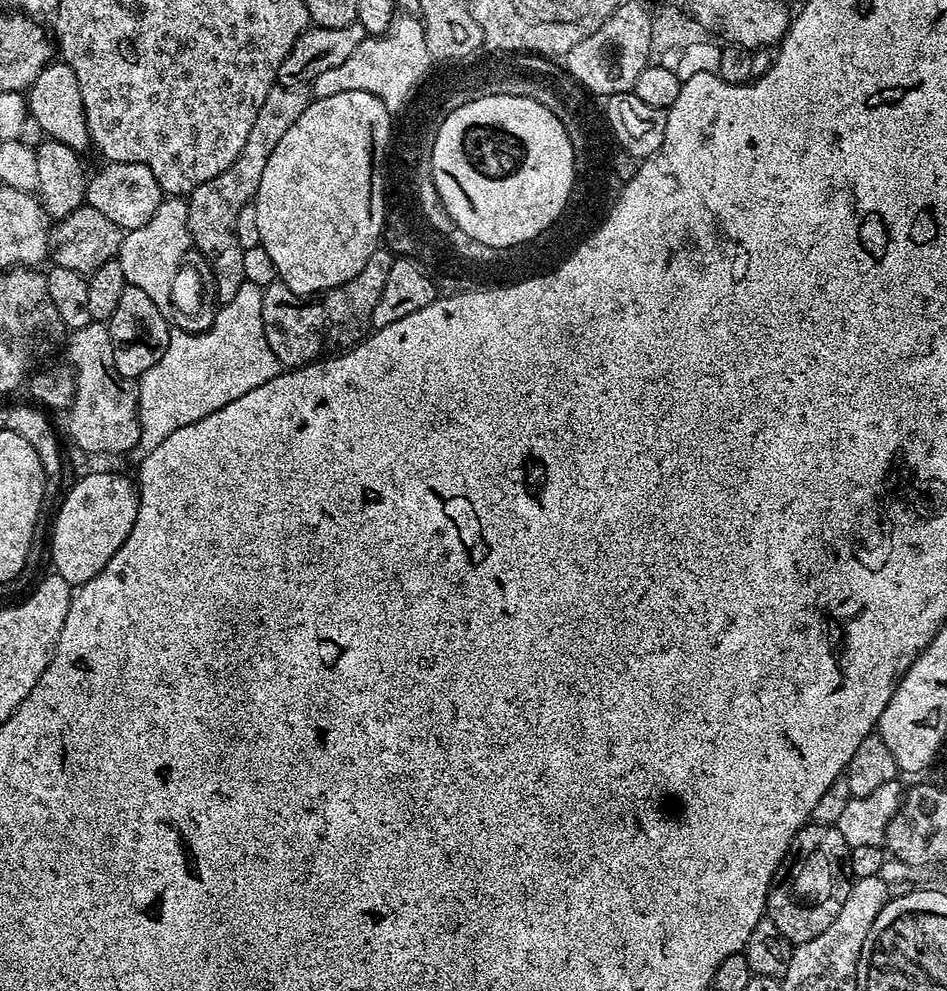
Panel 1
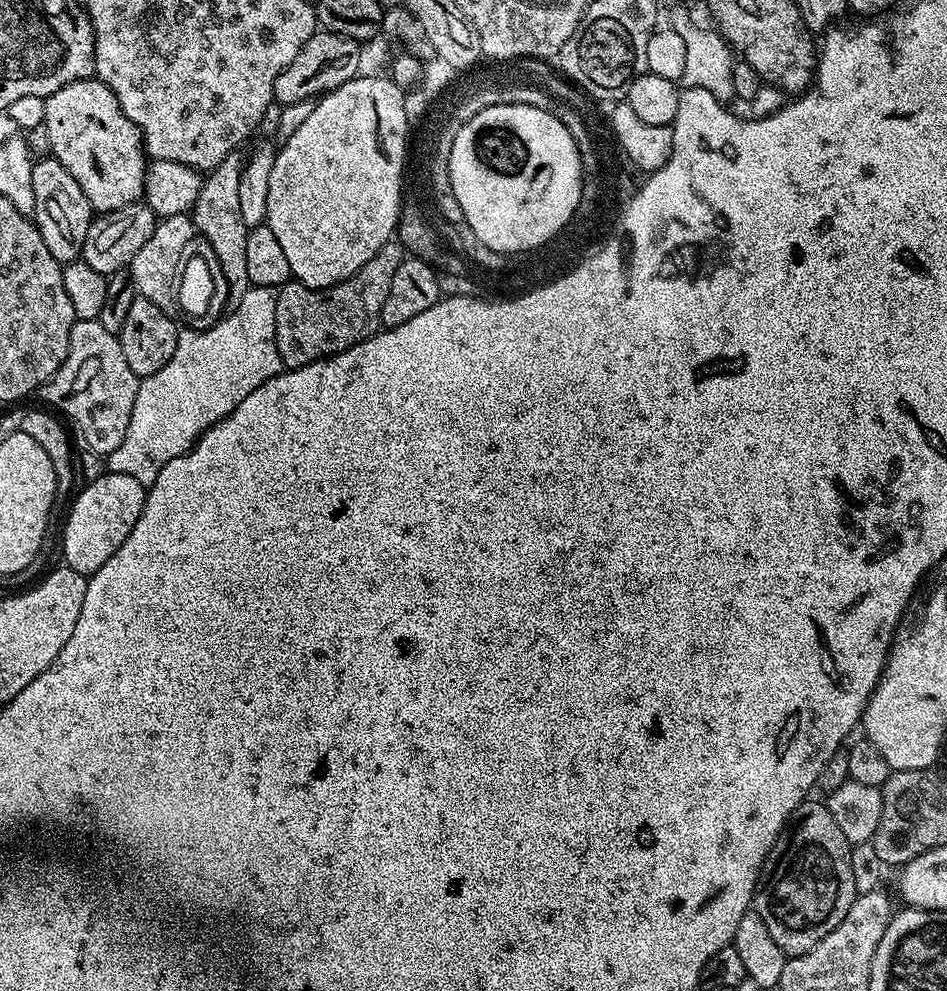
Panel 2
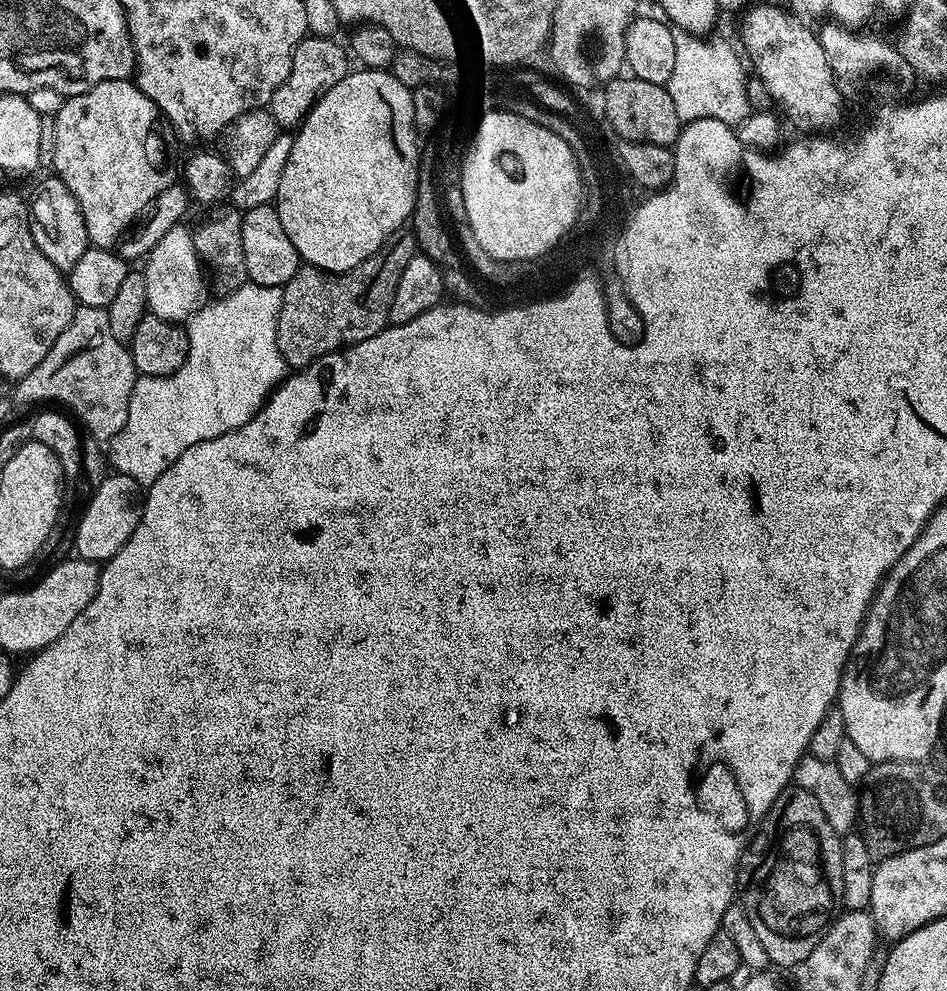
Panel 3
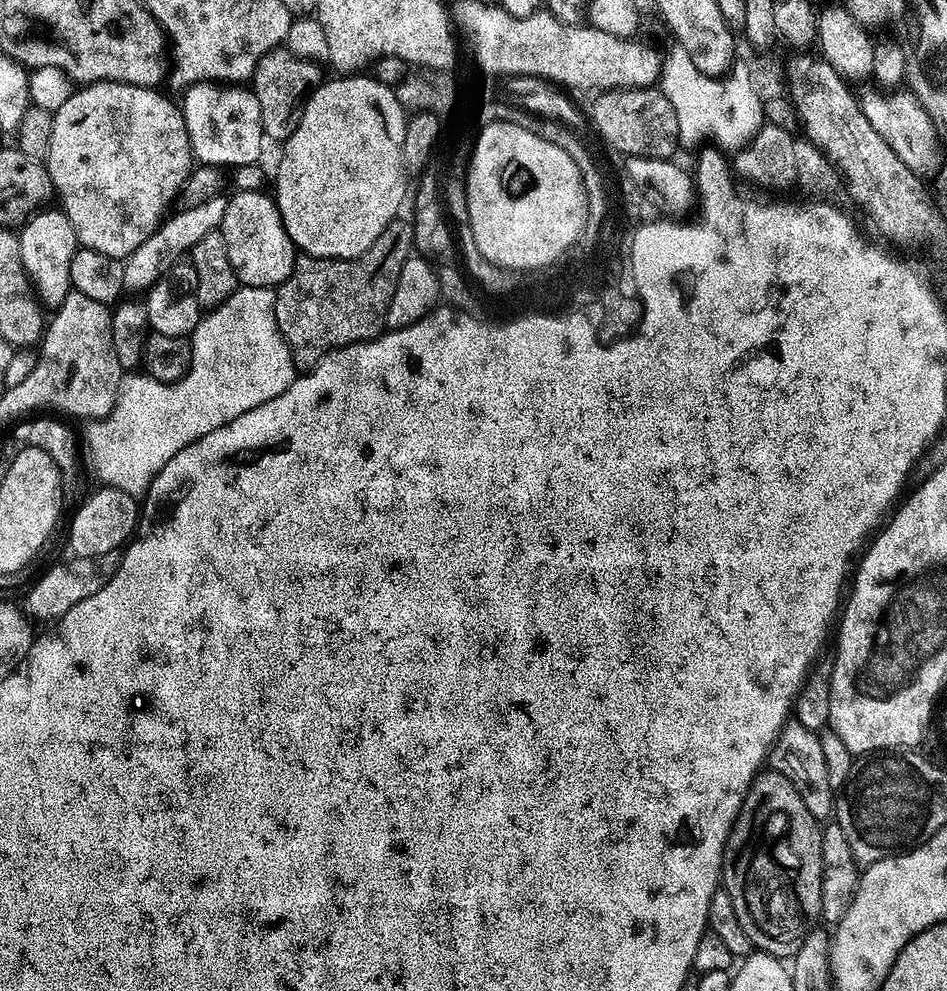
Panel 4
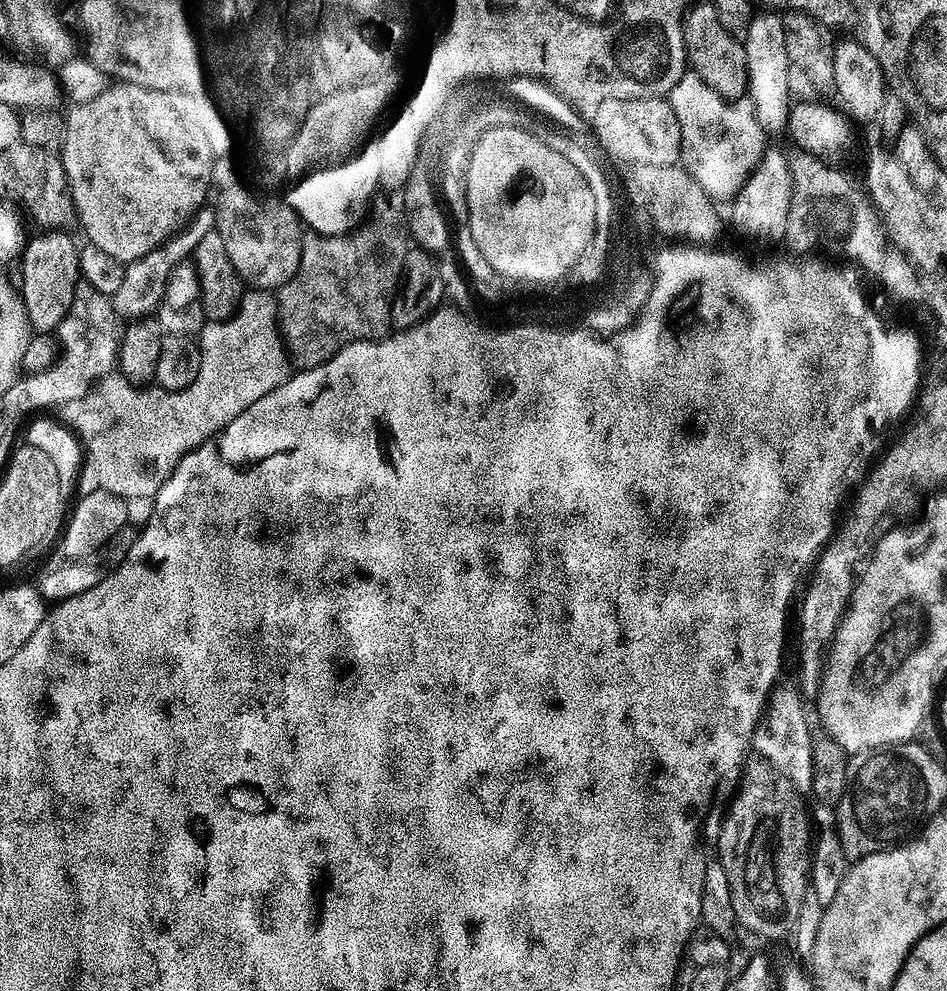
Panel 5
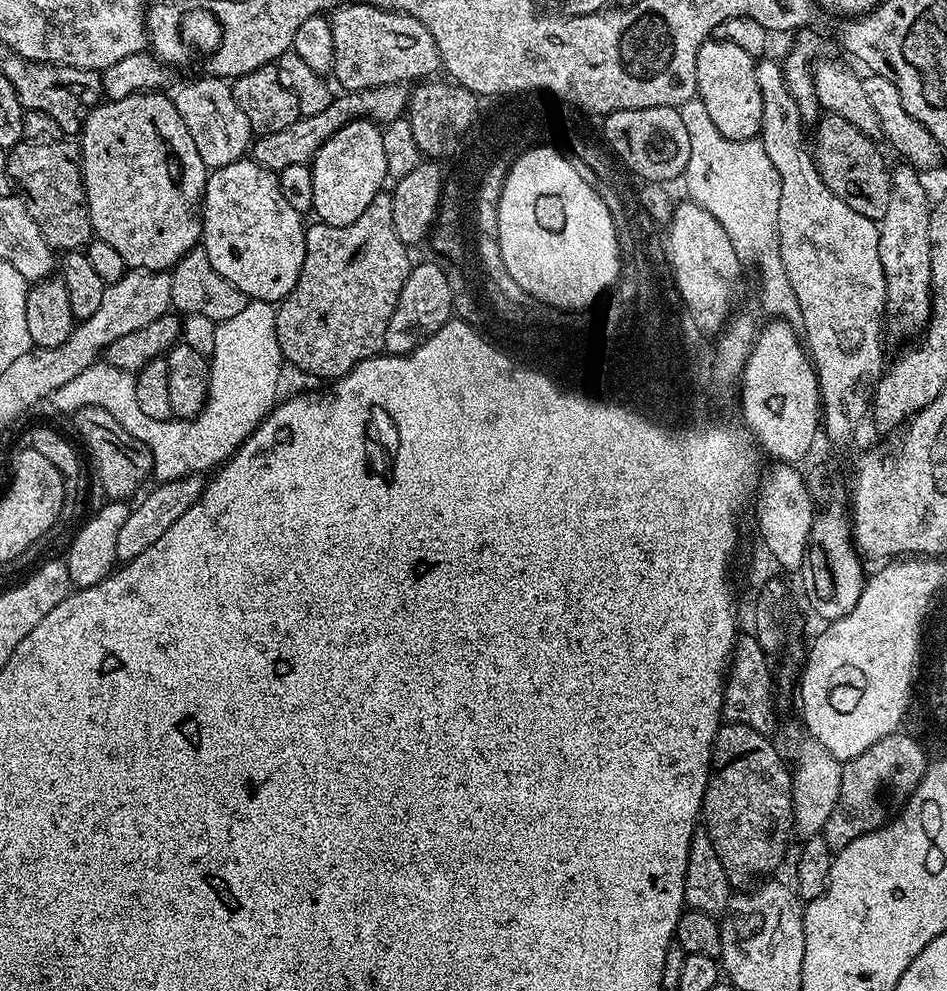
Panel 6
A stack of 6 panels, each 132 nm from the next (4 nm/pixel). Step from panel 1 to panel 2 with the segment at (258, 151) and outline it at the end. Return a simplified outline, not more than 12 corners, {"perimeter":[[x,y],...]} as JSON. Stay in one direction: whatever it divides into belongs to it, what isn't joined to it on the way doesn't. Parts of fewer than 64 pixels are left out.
{"perimeter":[[231,152],[203,177],[190,211],[222,266],[245,296],[246,238],[238,202],[245,157]]}

